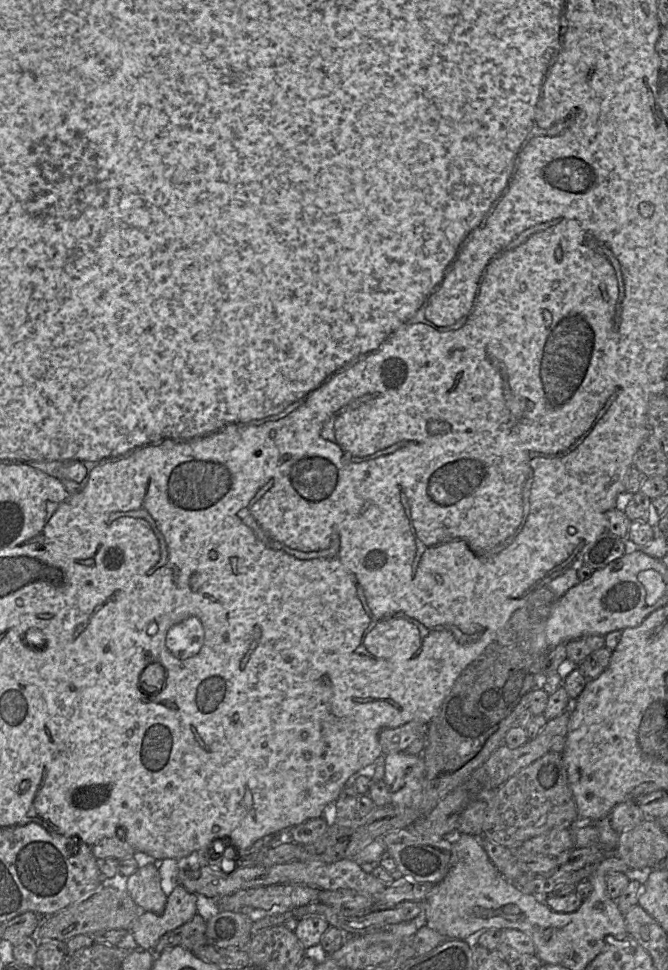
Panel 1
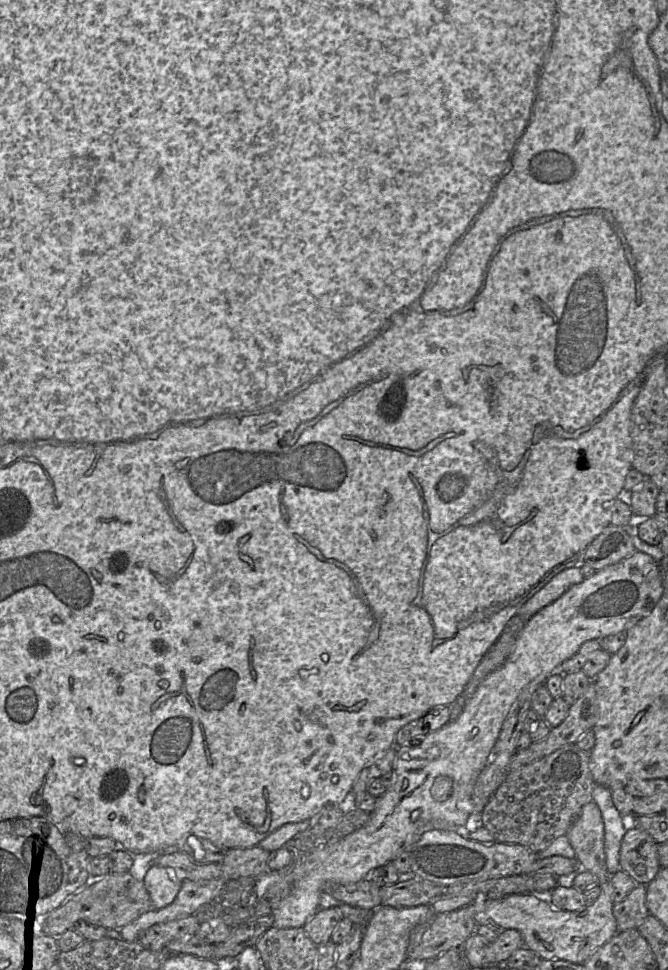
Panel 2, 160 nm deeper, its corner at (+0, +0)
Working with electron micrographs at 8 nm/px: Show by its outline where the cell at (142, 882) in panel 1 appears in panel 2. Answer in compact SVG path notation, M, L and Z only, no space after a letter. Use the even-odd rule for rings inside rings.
M153 865L144 878L144 885L150 895L153 908L160 909L171 904L177 897L182 881L179 880L172 868Z

